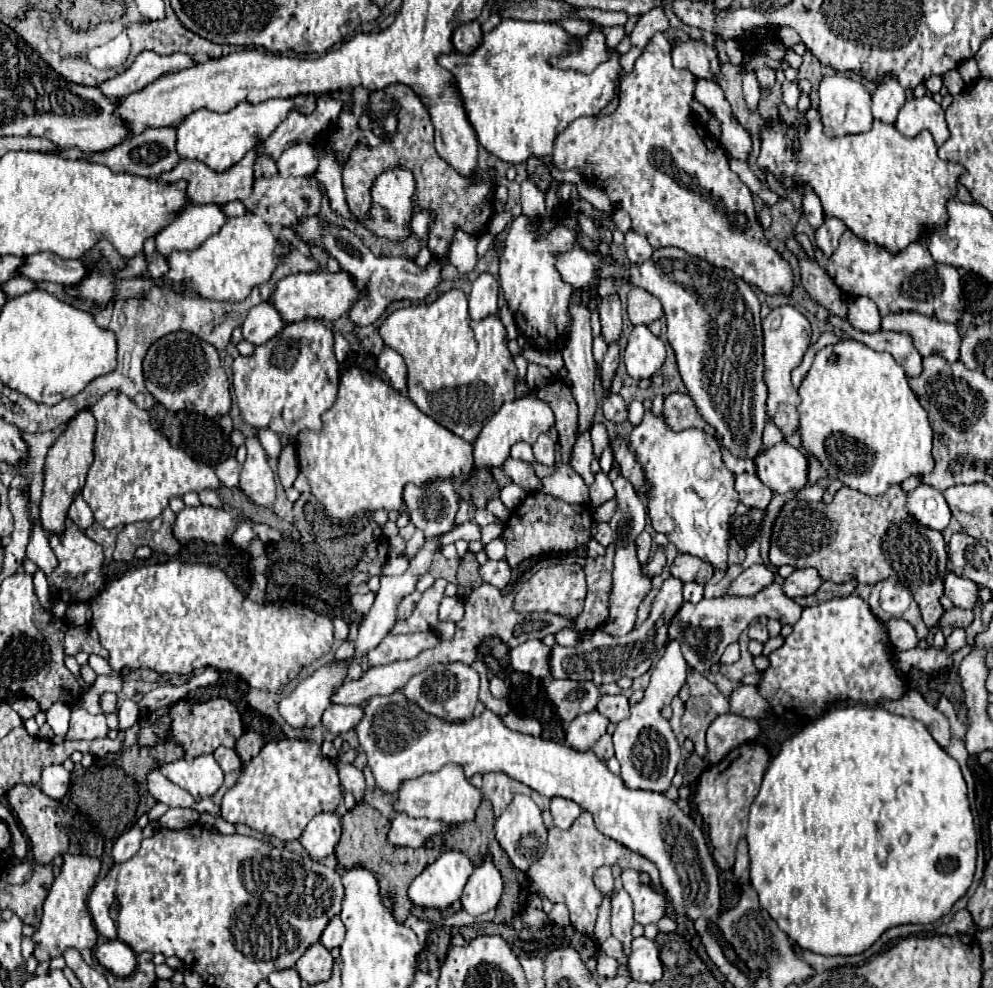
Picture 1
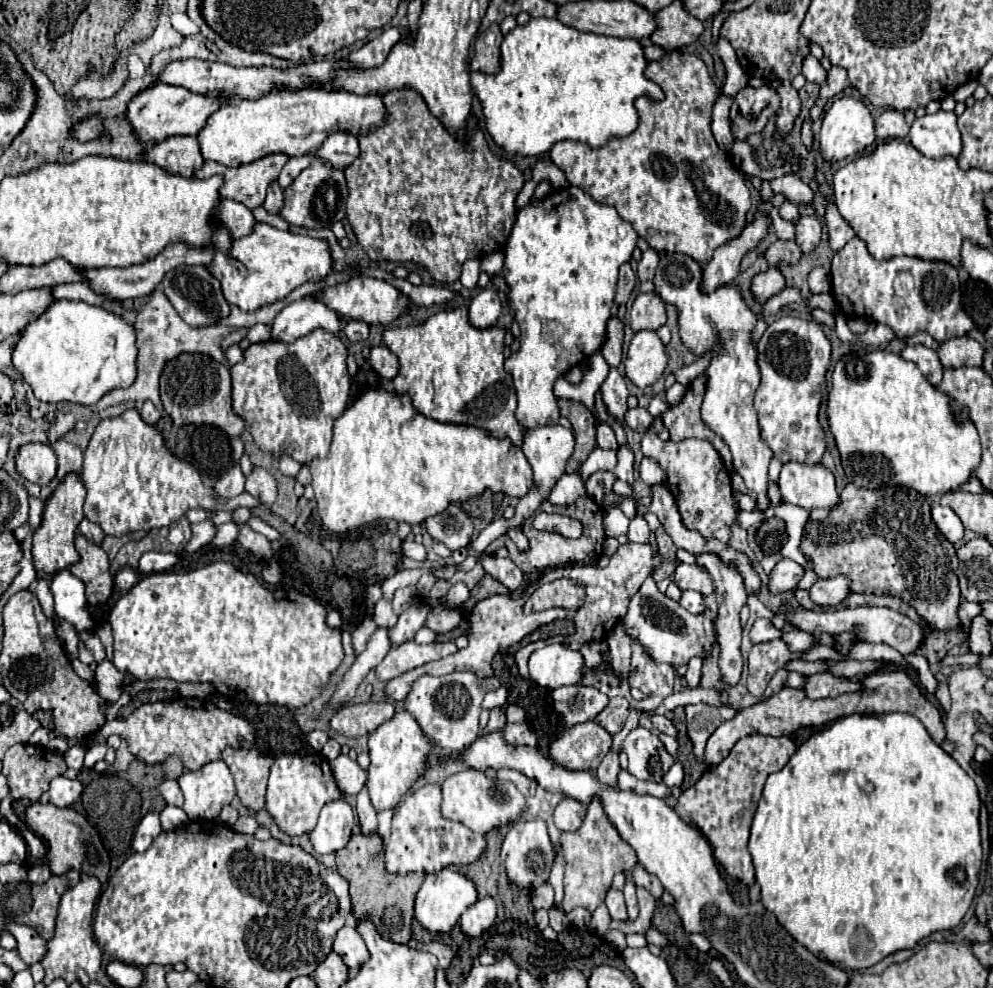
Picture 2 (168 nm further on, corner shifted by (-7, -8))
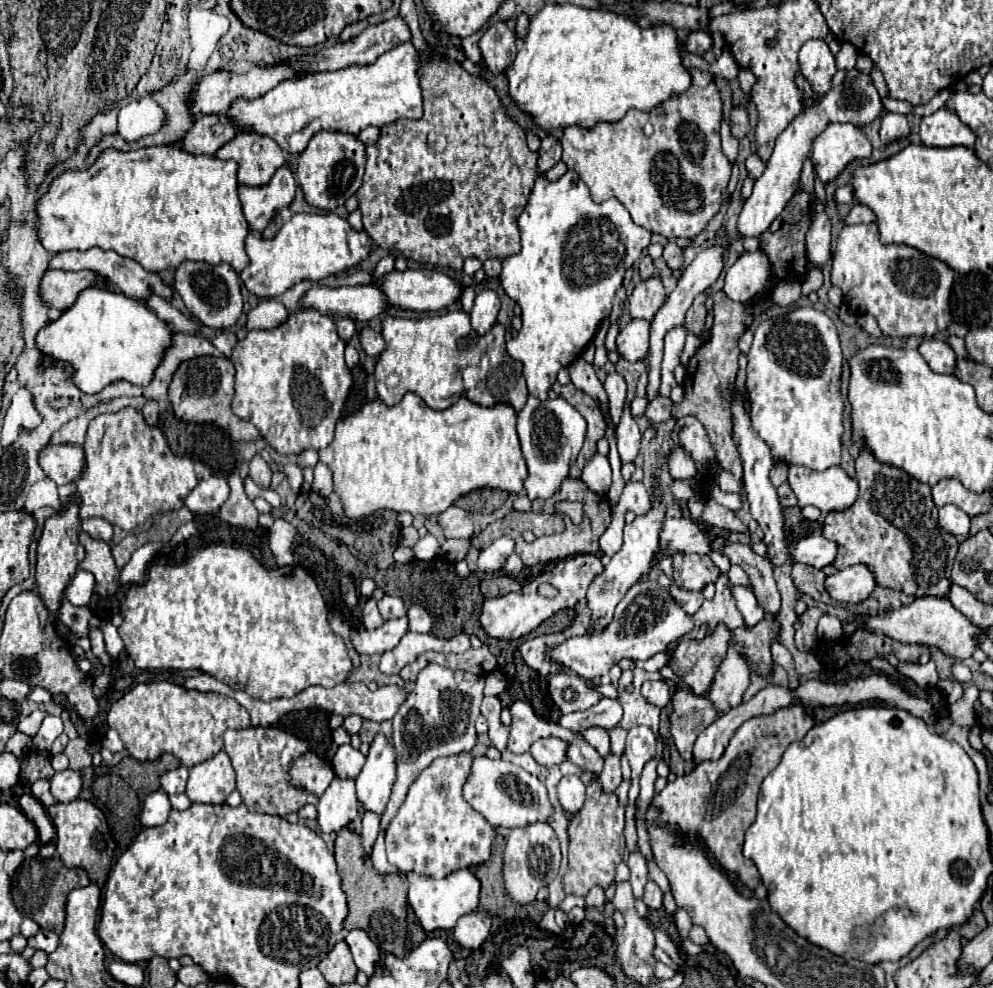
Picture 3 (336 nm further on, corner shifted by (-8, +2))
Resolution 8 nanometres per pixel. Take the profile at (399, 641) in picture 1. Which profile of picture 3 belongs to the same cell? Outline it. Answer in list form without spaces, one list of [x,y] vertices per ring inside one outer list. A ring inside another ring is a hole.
[[[407,632],[401,642],[385,652],[381,656],[381,672],[383,674],[399,674],[401,668],[405,668],[407,664],[415,662],[417,656],[421,656],[423,652],[467,652],[471,648],[469,636],[467,634],[459,634],[451,640],[439,640],[433,634],[415,634],[415,632]]]

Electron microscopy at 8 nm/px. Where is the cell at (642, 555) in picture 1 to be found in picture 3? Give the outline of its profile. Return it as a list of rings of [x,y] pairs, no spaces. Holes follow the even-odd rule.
[[[629,480],[623,488],[623,494],[621,494],[621,500],[617,502],[617,508],[621,512],[635,512],[637,516],[645,514],[649,508],[651,508],[651,498],[649,498],[649,492],[645,490],[645,486],[641,482],[633,482]]]

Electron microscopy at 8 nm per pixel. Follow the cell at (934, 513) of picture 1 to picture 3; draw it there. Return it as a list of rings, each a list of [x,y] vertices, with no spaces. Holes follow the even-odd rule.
[[[943,506],[939,508],[939,524],[943,530],[951,532],[953,536],[967,536],[969,534],[969,516],[957,506]]]

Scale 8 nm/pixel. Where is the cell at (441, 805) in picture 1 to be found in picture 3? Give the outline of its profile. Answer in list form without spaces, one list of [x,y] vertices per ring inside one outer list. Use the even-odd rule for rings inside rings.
[[[487,756],[475,758],[471,768],[471,778],[463,788],[463,796],[477,812],[481,812],[487,818],[487,822],[493,828],[499,826],[525,828],[527,824],[533,822],[551,822],[555,814],[545,784],[537,776],[525,772],[521,766],[515,766],[501,758],[499,760],[491,760]]]

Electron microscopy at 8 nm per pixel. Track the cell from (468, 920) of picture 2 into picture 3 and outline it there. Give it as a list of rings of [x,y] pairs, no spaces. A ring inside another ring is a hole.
[[[477,910],[473,914],[459,918],[459,924],[455,926],[453,936],[463,948],[477,950],[487,940],[489,930],[491,930],[489,914],[483,912],[483,910]]]

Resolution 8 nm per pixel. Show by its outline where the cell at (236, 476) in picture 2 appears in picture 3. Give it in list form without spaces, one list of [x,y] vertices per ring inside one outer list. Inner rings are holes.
[[[223,476],[203,478],[185,498],[185,506],[195,514],[215,514],[229,496],[229,484]]]

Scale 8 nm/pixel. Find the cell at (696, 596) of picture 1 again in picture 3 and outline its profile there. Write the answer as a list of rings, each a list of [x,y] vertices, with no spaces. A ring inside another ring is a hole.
[[[671,584],[669,592],[671,592],[671,598],[673,598],[687,614],[695,614],[695,612],[701,608],[701,602],[703,602],[703,594],[701,594],[701,592],[683,590],[683,588],[679,588],[677,584]]]

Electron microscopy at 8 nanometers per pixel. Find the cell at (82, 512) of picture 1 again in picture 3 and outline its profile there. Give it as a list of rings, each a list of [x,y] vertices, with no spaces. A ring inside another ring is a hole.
[[[89,518],[89,520],[83,520],[83,522],[81,522],[81,528],[83,528],[91,538],[99,538],[99,540],[111,542],[113,526],[111,526],[107,520],[101,520],[101,518]]]

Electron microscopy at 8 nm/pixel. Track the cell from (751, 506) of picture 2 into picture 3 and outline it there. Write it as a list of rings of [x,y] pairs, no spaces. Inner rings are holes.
[[[723,470],[717,480],[719,480],[719,486],[723,492],[741,492],[741,484],[731,476],[731,472]]]

